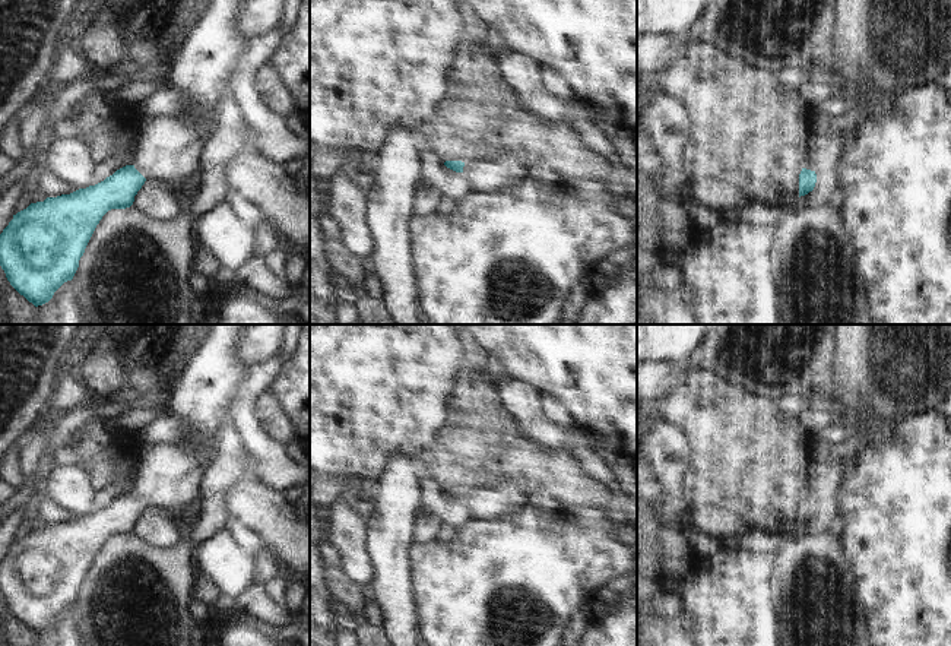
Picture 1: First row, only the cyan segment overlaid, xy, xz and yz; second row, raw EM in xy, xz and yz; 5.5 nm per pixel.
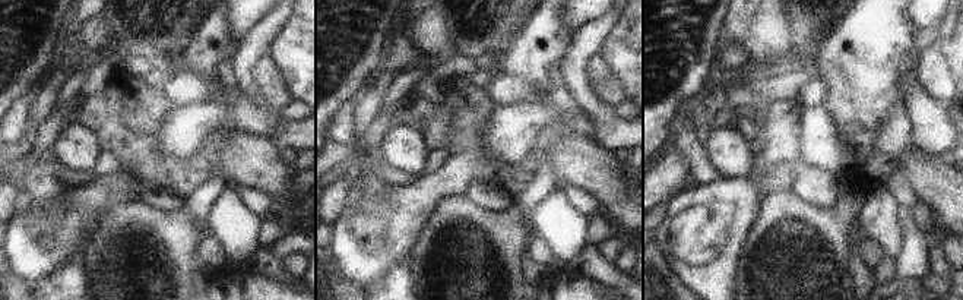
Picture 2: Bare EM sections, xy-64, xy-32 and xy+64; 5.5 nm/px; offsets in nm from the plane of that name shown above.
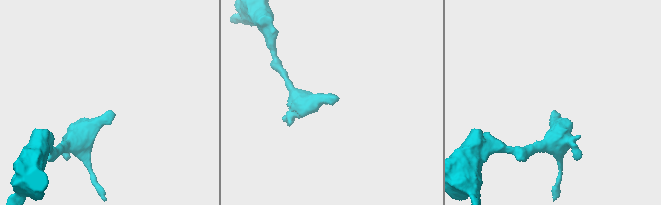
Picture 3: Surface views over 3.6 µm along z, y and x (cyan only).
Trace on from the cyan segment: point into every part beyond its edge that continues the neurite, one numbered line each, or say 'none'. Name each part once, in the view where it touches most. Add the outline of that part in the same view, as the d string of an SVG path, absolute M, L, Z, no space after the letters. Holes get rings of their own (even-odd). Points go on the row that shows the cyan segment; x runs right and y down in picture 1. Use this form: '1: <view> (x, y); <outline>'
1: xy (168, 149); M215 115L153 118L137 140L133 165L146 180L187 183L199 171L202 145L216 127Z

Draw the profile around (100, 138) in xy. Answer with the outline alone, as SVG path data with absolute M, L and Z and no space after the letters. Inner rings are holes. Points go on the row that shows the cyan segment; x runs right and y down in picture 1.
M143 102L115 114L112 126L85 111L75 120L61 120L51 132L57 139L83 140L88 145L91 162L98 165L107 156L120 155L129 148L134 155L137 140L150 120L153 118L146 113Z

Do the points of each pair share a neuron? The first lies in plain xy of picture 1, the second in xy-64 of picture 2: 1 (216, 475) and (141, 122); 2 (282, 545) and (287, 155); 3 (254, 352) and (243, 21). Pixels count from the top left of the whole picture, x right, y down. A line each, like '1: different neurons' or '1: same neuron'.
1: different neurons
2: different neurons
3: same neuron

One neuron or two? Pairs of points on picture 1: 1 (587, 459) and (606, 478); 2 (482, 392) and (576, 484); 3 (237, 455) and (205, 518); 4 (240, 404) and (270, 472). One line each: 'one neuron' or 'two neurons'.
1: one neuron
2: one neuron
3: one neuron
4: one neuron

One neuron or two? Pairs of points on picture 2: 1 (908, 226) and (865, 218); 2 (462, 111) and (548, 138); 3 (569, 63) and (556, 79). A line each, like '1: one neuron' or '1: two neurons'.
1: two neurons
2: two neurons
3: two neurons

